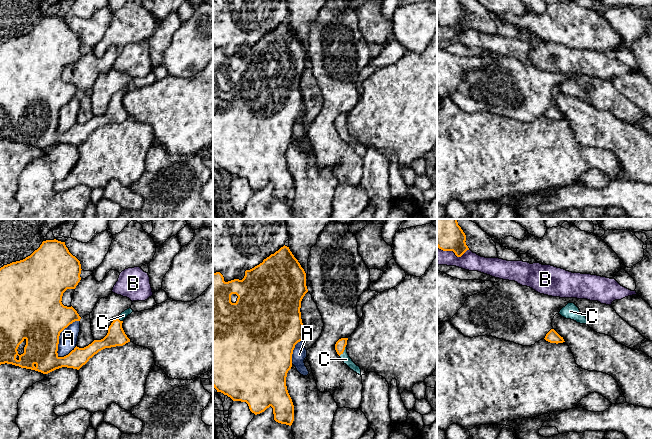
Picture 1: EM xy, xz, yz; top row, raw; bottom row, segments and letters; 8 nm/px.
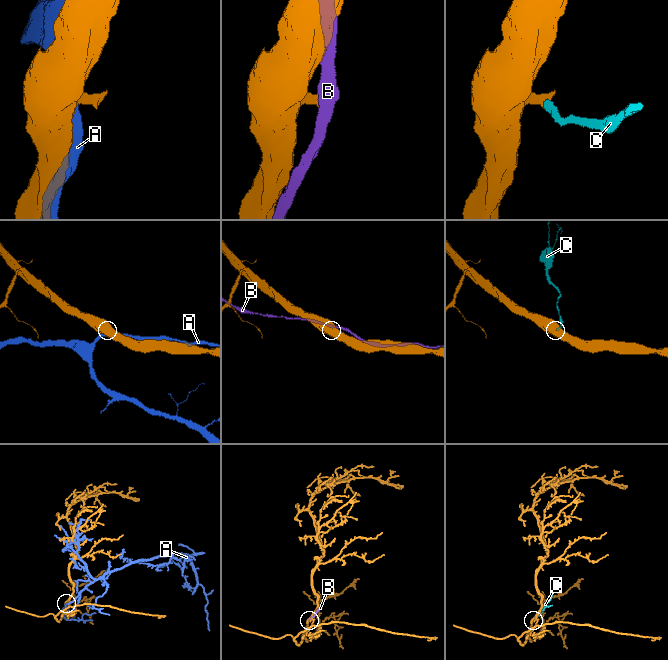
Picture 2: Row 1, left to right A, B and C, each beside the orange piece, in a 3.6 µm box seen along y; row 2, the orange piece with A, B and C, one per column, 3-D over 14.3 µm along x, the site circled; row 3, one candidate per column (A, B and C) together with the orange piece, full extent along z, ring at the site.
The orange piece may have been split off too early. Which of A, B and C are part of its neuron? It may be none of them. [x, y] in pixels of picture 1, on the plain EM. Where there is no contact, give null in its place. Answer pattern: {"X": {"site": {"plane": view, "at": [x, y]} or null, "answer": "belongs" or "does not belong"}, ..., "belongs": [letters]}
{"A": {"site": {"plane": "xy", "at": [59, 111]}, "answer": "does not belong"}, "B": {"site": {"plane": "yz", "at": [453, 27]}, "answer": "does not belong"}, "C": {"site": {"plane": "xz", "at": [343, 127]}, "answer": "belongs"}, "belongs": ["C"]}

